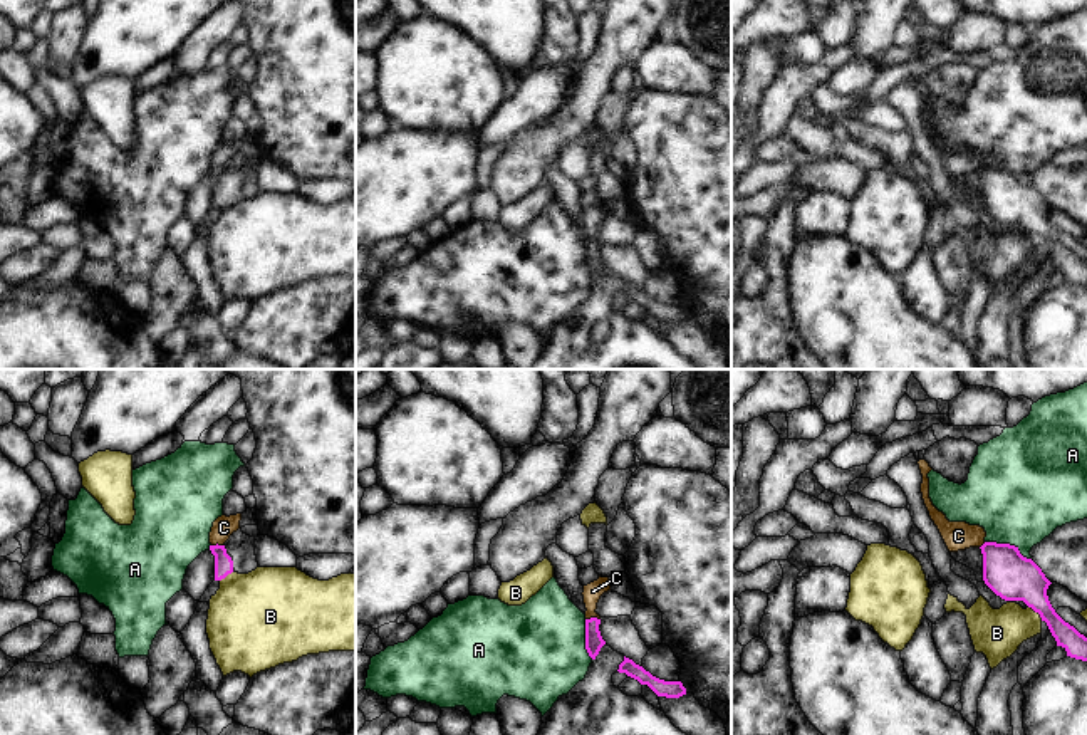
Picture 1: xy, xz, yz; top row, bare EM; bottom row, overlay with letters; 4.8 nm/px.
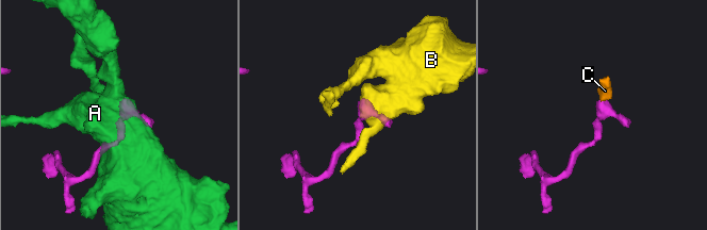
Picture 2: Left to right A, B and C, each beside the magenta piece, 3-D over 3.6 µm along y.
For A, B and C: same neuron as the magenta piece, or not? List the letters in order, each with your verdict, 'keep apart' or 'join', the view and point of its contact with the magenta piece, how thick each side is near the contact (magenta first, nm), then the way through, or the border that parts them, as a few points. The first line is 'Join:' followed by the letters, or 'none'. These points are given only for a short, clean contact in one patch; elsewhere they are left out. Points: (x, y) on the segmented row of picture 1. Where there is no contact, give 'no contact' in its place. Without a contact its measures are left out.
Join: C
A: keep apart; contact yz (1008, 544); calibres 220 and 480 nm; border yz (985, 541), (1010, 544), (1030, 559)
B: keep apart; contact yz (1037, 611); calibres 220 and 240 nm; border yz (1029, 606), (1042, 620)
C: join; contact xz (592, 618); calibres 90 and 90 nm; way xz (594, 641), (592, 618), (592, 591)

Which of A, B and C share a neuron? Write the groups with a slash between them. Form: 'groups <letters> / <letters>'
groups A / B / C

